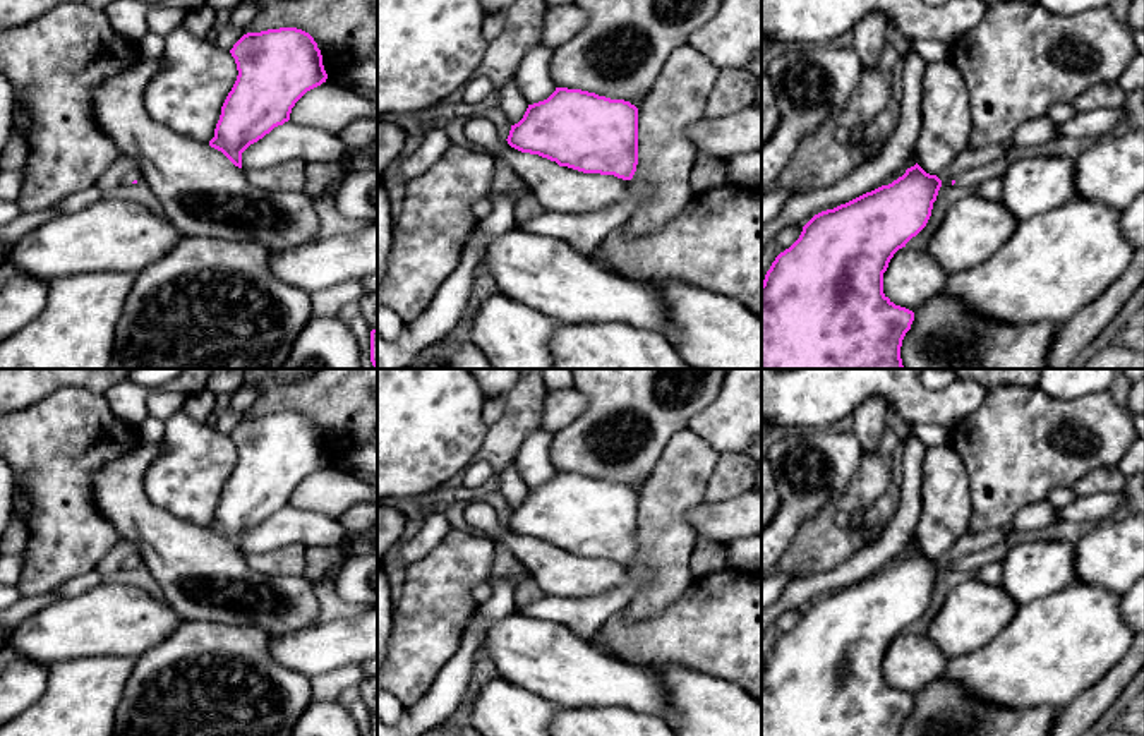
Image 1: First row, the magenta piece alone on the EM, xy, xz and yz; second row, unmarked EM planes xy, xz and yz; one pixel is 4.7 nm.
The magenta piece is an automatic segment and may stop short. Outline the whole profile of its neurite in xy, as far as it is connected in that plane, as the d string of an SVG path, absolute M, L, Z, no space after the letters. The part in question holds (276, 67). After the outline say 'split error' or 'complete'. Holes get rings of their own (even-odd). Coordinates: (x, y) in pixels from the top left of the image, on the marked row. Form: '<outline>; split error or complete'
M297 27L247 33L230 53L238 75L209 146L242 168L242 153L288 122L295 103L328 74L317 43Z; complete

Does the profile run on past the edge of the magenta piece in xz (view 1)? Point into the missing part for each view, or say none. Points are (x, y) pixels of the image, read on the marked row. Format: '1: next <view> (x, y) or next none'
1: next none

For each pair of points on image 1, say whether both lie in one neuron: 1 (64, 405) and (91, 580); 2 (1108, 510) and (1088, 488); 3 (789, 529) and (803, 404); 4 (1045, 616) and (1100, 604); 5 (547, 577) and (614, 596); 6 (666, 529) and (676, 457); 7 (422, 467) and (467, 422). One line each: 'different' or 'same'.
1: different
2: different
3: different
4: same
5: different
6: same
7: same

